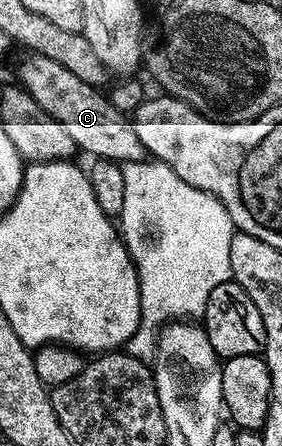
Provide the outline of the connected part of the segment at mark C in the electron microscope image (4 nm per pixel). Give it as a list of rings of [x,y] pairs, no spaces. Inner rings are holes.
[[[32,52],[24,56],[17,66],[18,83],[49,116],[58,120],[82,153],[85,151],[90,157],[120,163],[142,162],[146,159],[145,149],[142,141],[135,135],[132,121],[115,108],[98,87],[84,83],[79,76],[75,76],[50,57]]]

